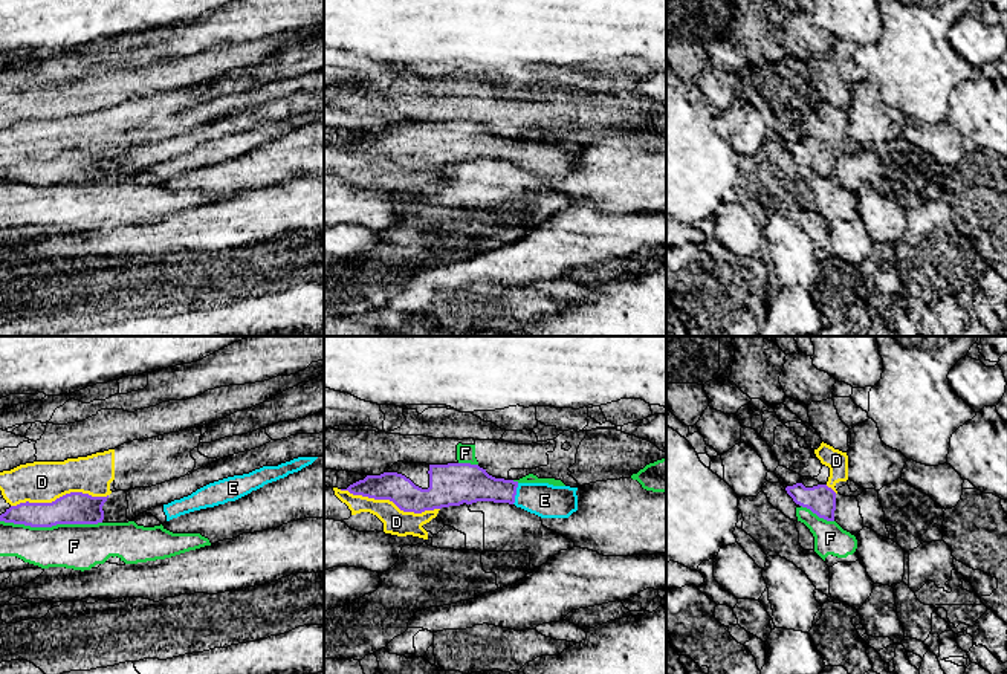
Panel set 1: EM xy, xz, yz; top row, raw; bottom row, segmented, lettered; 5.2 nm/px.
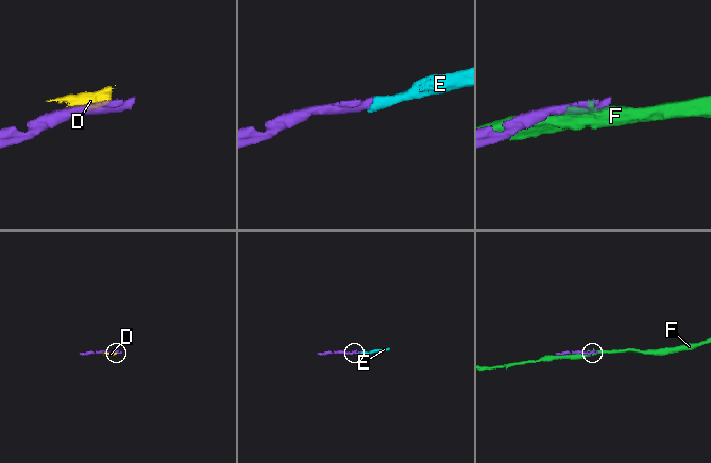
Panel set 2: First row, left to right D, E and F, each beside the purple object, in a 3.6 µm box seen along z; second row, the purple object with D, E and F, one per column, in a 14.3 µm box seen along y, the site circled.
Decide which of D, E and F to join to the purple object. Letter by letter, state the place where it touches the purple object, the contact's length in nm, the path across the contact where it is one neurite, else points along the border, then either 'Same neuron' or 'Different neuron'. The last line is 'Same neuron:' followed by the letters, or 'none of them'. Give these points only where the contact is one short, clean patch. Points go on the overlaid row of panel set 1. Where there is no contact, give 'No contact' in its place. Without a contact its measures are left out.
D: Touches purple at xz (390, 500). Shared border 550 nm. Different neuron
E: Touches purple at xz (515, 494). Shared border 120 nm. Path across: xz (469, 483), (515, 494), (544, 500). Same neuron
F: Touches purple at xy (51, 526). Shared border 550 nm. Different neuron
Same neuron: E

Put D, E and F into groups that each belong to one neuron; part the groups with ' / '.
D / E / F

